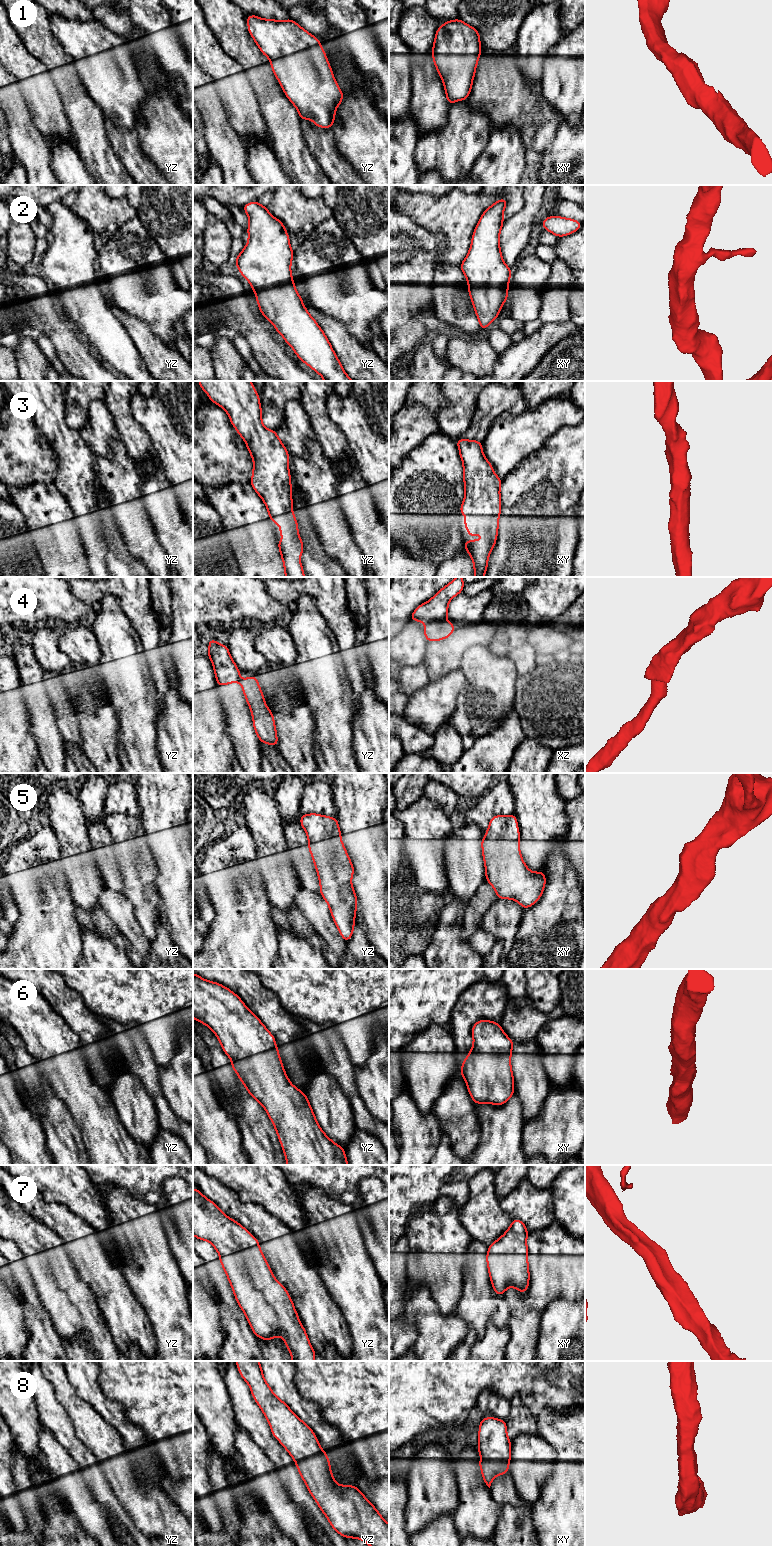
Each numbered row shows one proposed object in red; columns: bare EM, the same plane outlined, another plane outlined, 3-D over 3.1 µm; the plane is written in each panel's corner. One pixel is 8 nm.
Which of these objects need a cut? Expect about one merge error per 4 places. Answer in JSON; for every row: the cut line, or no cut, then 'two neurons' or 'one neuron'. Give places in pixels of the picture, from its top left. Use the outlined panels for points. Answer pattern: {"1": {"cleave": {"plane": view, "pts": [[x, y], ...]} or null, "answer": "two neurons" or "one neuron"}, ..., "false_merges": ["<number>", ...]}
{"1": {"cleave": null, "answer": "one neuron"}, "2": {"cleave": null, "answer": "one neuron"}, "3": {"cleave": null, "answer": "one neuron"}, "4": {"cleave": {"plane": "xz", "pts": [[442, 619], [436, 619], [428, 623]]}, "answer": "two neurons"}, "5": {"cleave": null, "answer": "one neuron"}, "6": {"cleave": null, "answer": "one neuron"}, "7": {"cleave": null, "answer": "one neuron"}, "8": {"cleave": null, "answer": "one neuron"}, "false_merges": ["4"]}

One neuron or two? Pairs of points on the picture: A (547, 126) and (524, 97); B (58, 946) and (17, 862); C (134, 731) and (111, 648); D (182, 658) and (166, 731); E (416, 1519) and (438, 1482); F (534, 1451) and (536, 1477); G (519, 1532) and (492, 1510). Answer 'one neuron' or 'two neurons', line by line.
A: one neuron
B: one neuron
C: one neuron
D: two neurons
E: one neuron
F: one neuron
G: two neurons

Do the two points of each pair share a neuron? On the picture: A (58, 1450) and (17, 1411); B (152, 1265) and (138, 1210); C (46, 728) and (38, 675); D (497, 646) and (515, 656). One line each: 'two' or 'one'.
A: two
B: one
C: one
D: two

